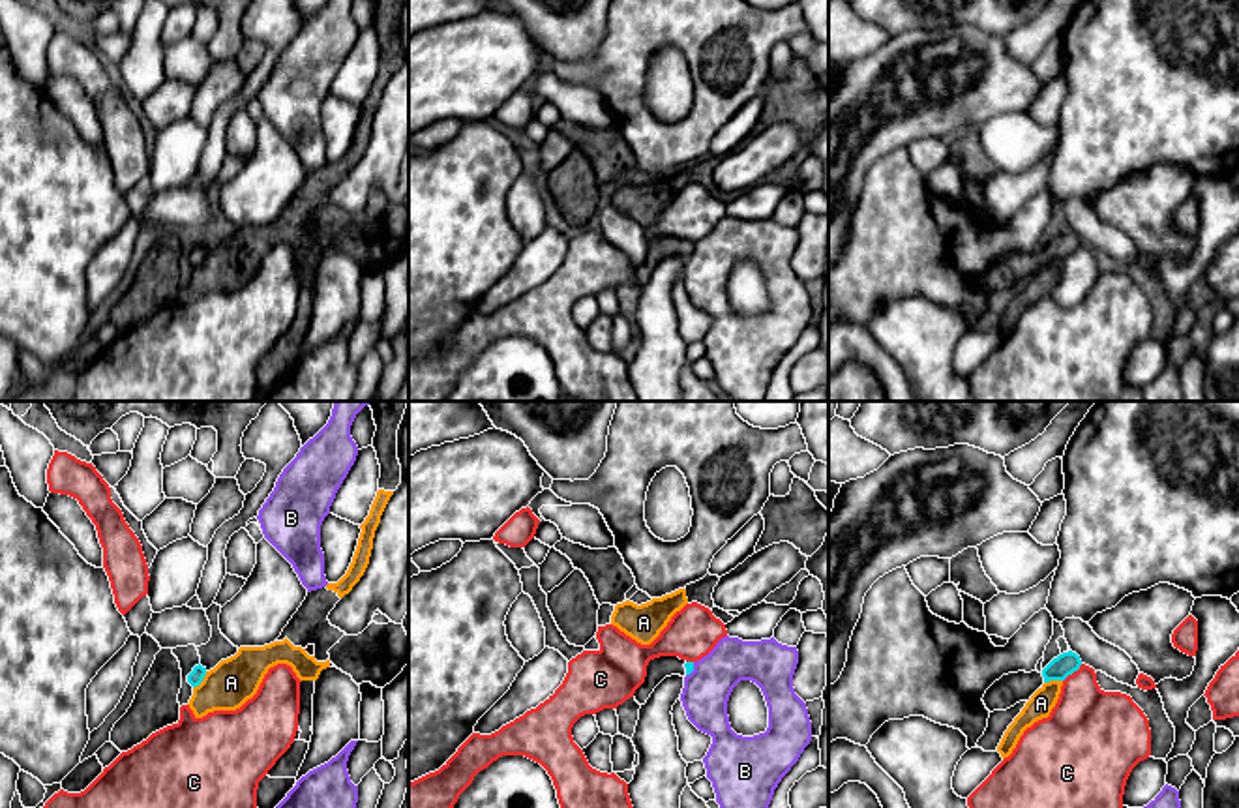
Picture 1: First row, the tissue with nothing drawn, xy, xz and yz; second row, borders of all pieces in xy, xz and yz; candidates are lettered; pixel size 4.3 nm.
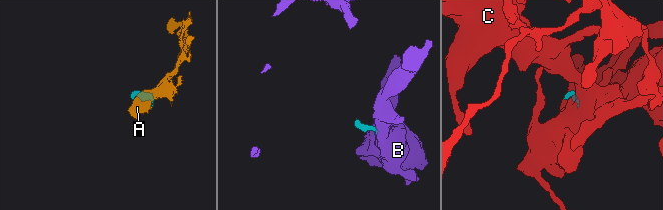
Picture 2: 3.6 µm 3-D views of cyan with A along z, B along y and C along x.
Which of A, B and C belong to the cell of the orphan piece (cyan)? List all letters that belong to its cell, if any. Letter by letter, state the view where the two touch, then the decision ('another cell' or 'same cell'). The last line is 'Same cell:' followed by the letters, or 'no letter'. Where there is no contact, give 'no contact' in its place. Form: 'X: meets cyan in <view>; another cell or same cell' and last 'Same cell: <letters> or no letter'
A: meets cyan in xy; another cell
B: meets cyan in xz; another cell
C: meets cyan in yz; another cell
Same cell: no letter

